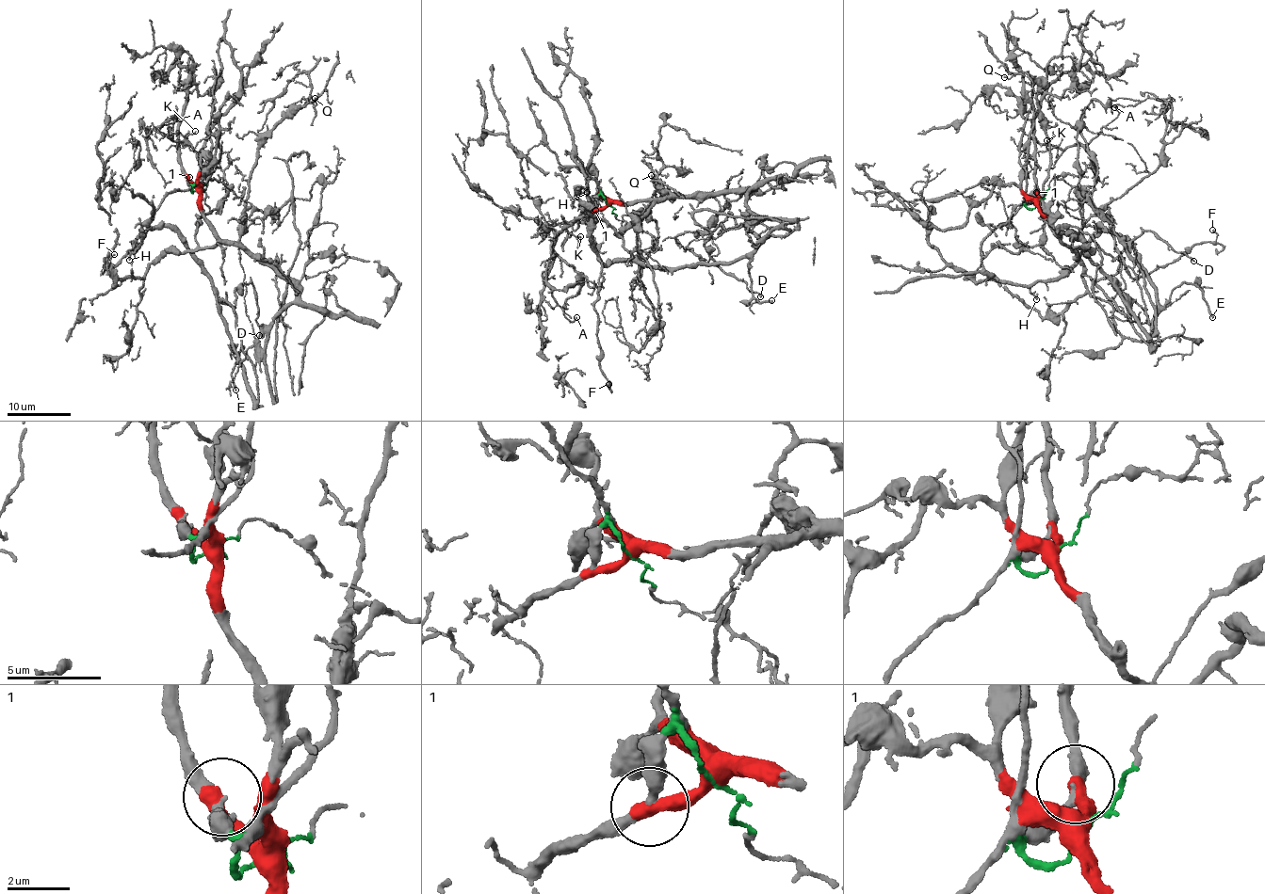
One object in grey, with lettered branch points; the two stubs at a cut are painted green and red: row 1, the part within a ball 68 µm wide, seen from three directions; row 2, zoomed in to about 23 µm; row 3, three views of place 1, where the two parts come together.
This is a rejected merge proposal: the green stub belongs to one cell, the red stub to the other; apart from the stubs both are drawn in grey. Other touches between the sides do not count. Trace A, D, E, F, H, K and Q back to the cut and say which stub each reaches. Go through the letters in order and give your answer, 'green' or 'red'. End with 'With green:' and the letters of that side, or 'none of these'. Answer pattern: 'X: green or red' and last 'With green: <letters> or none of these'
A: red
D: green
E: green
F: green
H: green
K: red
Q: red
With green: D, E, F, H

